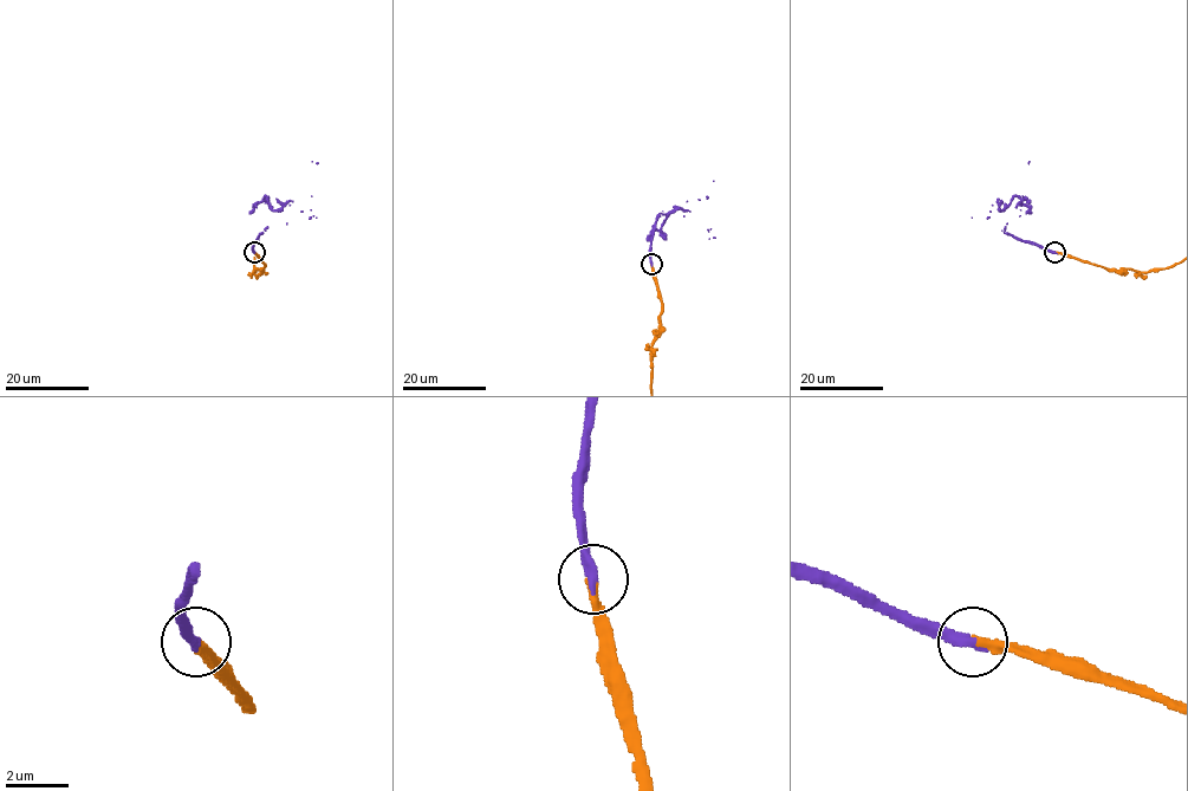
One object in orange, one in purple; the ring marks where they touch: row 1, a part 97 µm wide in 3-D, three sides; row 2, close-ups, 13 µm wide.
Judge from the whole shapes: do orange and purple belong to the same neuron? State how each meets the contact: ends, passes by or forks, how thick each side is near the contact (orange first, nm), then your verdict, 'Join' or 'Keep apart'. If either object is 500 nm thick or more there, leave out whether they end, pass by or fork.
At the ring orange ends. At the ring purple ends. Thickness 320 nm (orange) against 340 nm. Join

